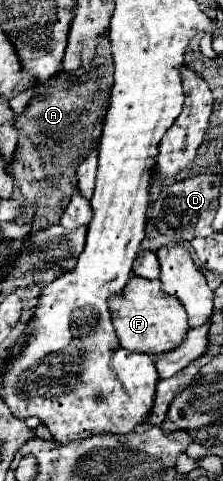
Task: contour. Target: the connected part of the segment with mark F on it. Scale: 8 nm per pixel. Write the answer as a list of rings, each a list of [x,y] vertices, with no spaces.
[[[131,275],[121,295],[109,297],[107,303],[111,309],[111,317],[113,317],[113,325],[119,341],[125,349],[131,349],[131,351],[143,351],[151,355],[171,351],[171,347],[177,347],[183,341],[183,335],[189,329],[187,313],[183,305],[173,295],[163,293],[159,281],[149,281],[149,279]]]

